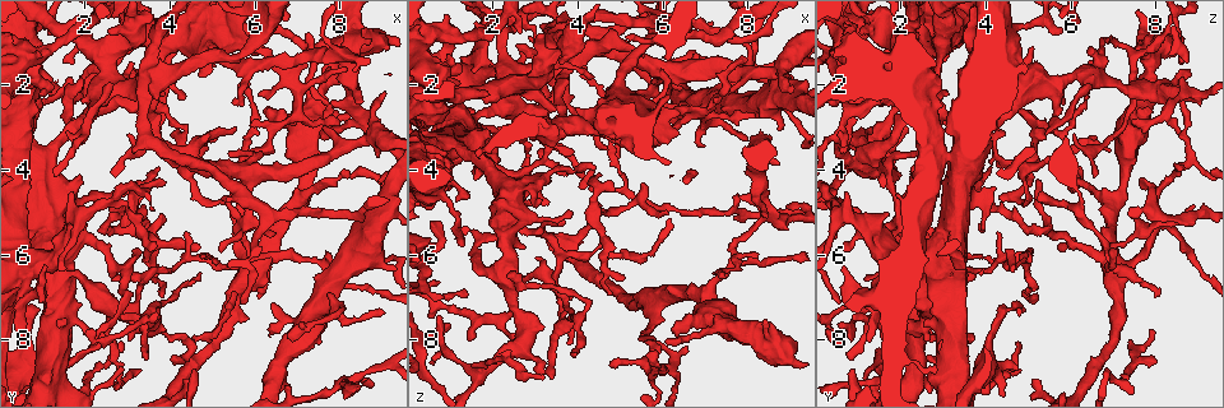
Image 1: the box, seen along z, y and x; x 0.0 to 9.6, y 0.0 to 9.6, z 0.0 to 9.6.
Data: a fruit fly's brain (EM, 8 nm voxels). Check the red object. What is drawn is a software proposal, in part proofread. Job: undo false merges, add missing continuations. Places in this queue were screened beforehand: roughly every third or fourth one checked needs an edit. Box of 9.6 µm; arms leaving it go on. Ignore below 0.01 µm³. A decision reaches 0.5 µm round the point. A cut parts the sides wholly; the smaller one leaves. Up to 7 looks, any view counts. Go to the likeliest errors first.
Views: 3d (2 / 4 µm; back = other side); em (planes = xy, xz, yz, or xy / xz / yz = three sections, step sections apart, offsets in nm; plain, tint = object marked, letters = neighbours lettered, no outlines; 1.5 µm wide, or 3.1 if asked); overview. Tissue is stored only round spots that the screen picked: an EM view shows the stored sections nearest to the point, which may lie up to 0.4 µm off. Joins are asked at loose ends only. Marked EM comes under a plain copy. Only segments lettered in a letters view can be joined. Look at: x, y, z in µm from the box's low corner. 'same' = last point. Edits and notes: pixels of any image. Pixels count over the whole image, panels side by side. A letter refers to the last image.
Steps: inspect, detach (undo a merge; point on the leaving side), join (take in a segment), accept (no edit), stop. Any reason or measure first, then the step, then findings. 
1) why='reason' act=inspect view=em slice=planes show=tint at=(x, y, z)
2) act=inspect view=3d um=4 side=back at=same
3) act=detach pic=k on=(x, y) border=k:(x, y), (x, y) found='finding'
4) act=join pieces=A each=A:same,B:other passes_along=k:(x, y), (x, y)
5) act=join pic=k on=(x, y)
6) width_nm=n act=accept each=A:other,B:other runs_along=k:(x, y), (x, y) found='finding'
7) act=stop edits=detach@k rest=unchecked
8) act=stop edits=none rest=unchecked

why='branch stops here' act=inspect view=3d um=2 at=(1.40, 6.25, 6.90)

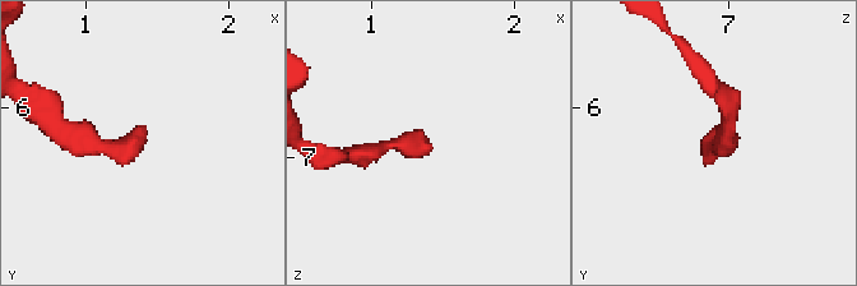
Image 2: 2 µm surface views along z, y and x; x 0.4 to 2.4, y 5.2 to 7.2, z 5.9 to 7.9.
act=inspect view=em slice=planes show=tint at=(1.40, 6.20, 6.88)

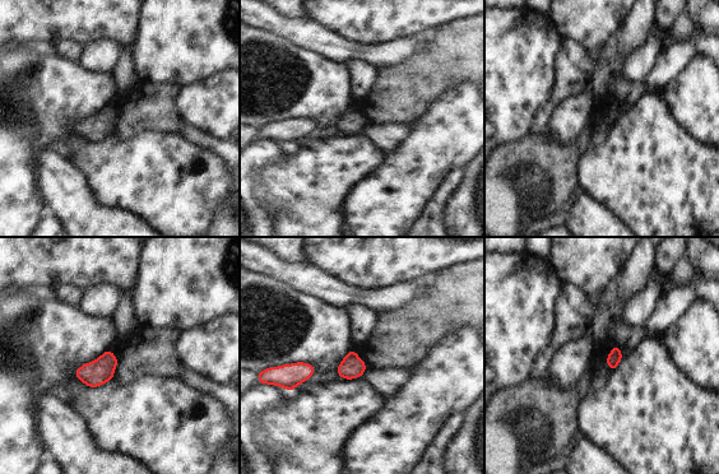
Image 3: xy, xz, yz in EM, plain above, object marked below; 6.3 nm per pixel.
act=inspect view=em slice=planes show=letters at=same

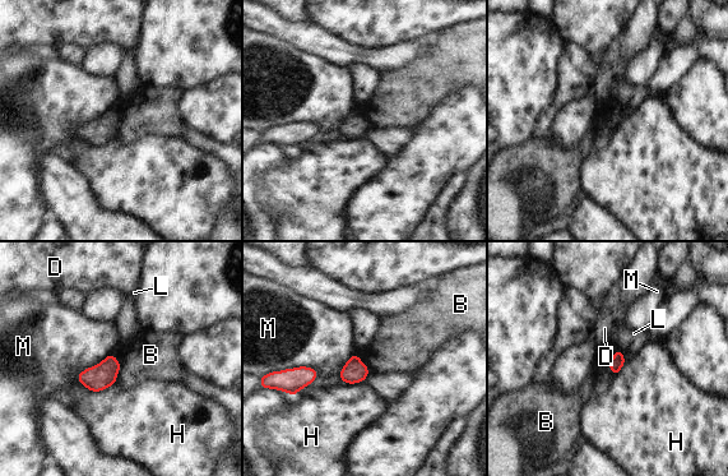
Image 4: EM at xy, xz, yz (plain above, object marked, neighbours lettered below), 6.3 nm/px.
width_nm=90 act=accept each=B:other,D:other,H:other,L:other,M:other border=4:(121, 363), (116, 380), (112, 384) found='no lettered segment goes on from it'

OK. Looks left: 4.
why='three-way junction' act=inspect view=3d um=4 at=(2.10, 9.15, 3.85)

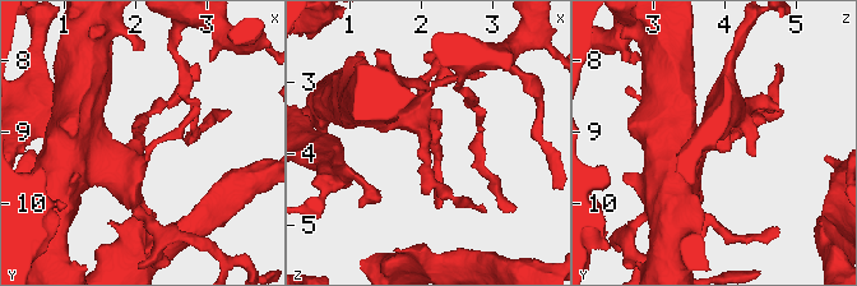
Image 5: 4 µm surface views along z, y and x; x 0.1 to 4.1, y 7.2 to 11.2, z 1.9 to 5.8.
arms=3 why='now the EM' act=inspect view=em slice=planes show=tint at=(2.00, 9.15, 3.90)

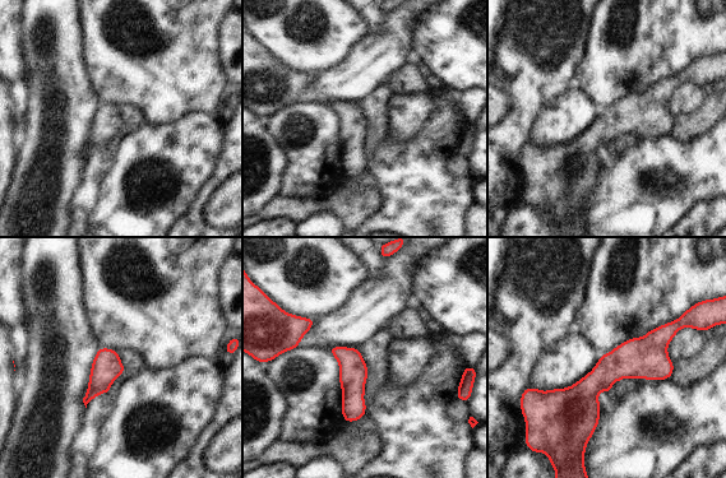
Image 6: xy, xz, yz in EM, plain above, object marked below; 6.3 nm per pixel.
act=inspect view=em slice=planes show=letters at=same

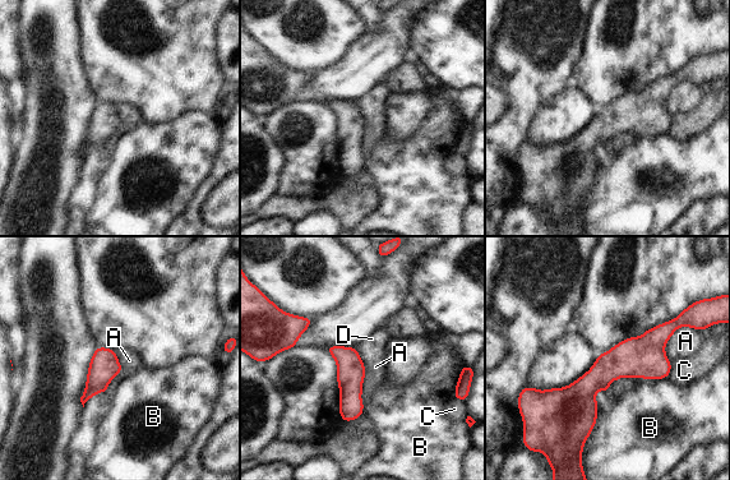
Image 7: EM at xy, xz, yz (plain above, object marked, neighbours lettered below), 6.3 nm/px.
width_nm=180 act=accept each=A:other,B:other,C:other,D:other runs_along=7:(700, 313), (611, 365), (580, 405) found='one neuron here'

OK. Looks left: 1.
act=stop edits=none rest=unchecked

